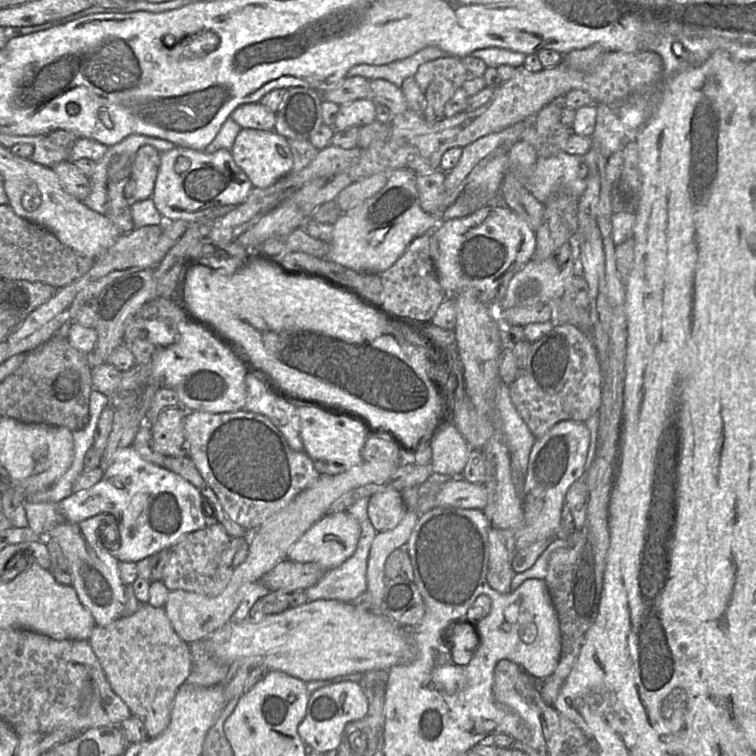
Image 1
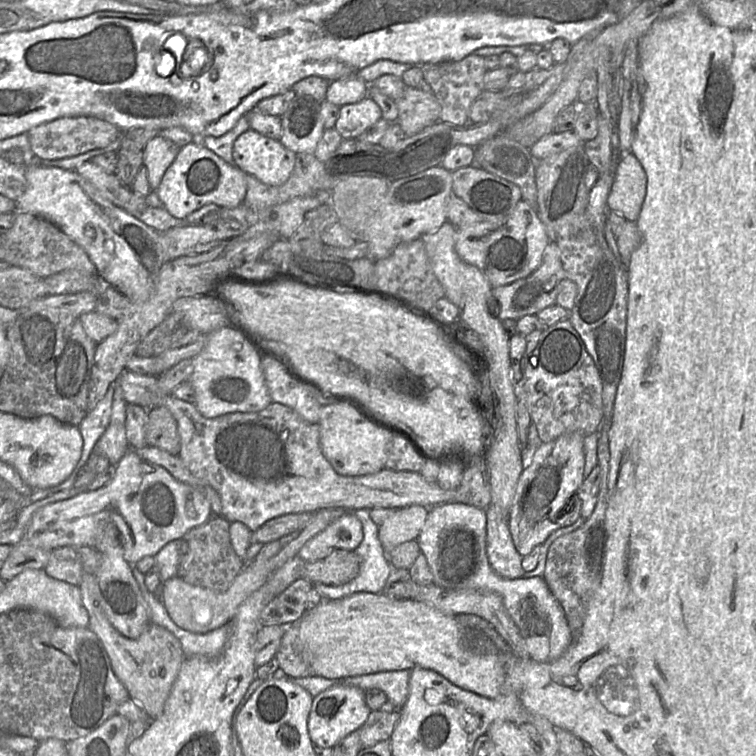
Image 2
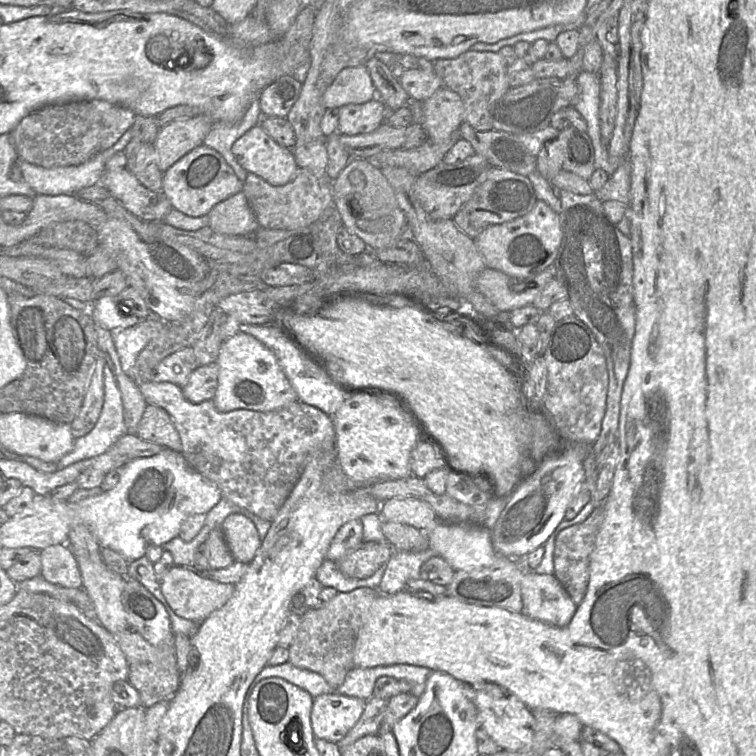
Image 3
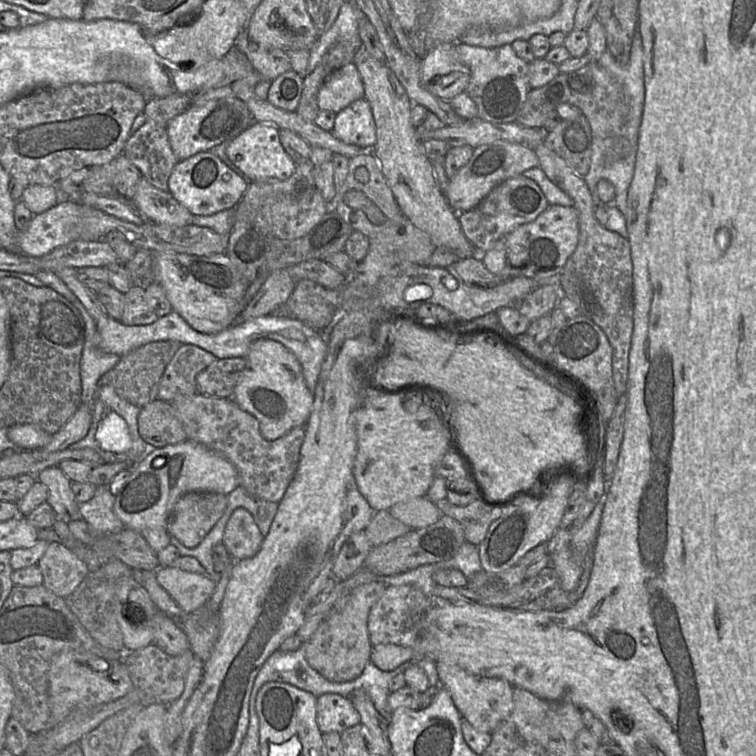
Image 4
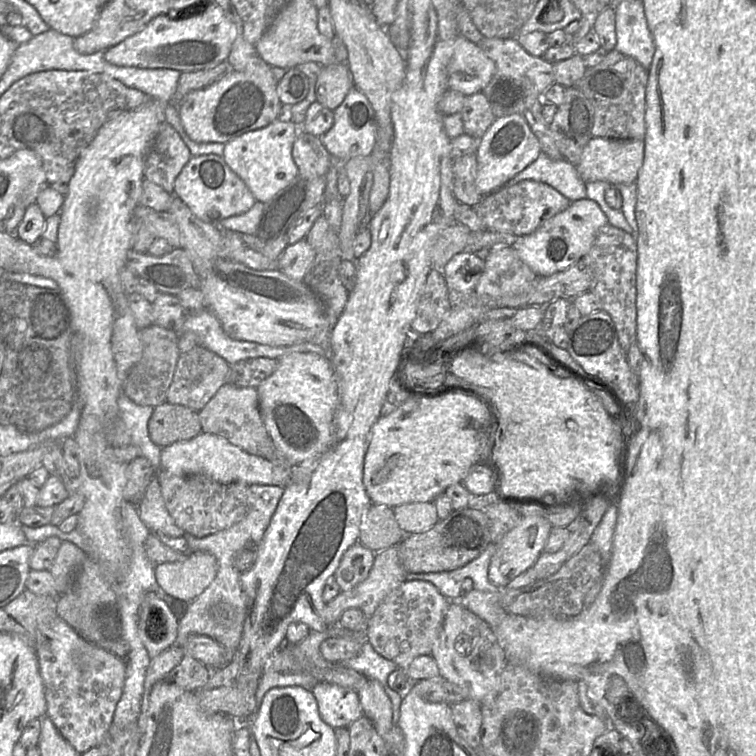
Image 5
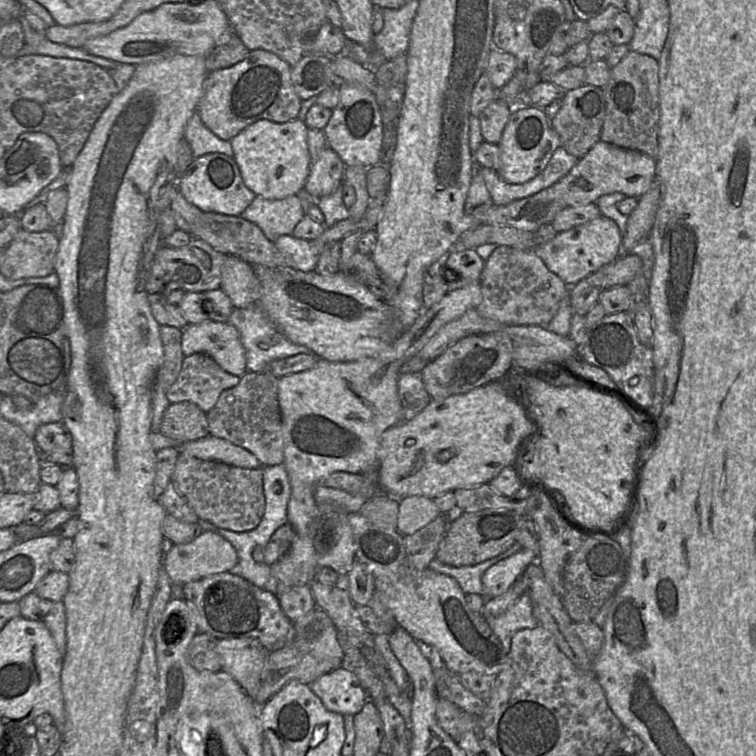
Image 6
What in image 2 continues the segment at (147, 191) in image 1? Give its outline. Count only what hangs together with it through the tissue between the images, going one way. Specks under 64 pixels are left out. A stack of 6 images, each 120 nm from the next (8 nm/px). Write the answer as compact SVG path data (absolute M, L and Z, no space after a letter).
M156 136L143 148L143 166L147 170L148 181L152 190L156 190L165 171L176 158L179 148L172 141Z

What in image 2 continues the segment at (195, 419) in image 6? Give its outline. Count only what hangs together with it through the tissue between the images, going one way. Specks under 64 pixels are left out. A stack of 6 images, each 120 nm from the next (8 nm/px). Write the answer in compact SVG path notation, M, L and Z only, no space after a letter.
M163 406L147 409L147 444L178 455L180 452L180 435L172 413Z

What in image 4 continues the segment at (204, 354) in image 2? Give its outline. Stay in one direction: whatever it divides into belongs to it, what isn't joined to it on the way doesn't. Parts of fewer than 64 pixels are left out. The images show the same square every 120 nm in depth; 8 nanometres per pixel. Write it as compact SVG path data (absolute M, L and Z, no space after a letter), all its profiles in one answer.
M258 339L252 343L245 357L247 368L231 398L257 419L263 437L278 439L291 429L306 425L313 408L314 392L306 385L296 356L276 341Z

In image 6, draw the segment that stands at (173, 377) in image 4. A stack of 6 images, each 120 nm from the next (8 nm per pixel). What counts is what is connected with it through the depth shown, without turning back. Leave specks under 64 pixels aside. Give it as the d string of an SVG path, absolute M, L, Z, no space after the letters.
M185 356L176 381L167 390L171 403L188 401L204 412L210 411L221 393L236 386L240 377L223 370L210 356Z

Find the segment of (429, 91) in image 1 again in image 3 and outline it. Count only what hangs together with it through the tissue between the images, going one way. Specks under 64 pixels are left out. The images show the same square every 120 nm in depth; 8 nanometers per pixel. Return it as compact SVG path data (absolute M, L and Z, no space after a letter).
M469 49L456 58L441 58L431 62L433 71L442 81L443 87L457 93L462 99L463 121L478 131L493 130L489 108L510 89L508 65L502 56L497 52L478 52Z

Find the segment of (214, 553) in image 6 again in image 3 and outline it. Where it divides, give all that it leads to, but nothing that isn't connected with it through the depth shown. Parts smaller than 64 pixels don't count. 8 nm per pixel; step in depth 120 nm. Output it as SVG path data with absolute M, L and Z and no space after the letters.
M173 566L160 584L162 593L175 614L196 623L203 622L214 611L223 607L235 590L235 584L203 578L197 570L183 566Z

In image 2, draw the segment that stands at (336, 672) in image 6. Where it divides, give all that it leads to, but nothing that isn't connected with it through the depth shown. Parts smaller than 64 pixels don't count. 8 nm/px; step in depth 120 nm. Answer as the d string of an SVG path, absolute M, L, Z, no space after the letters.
M334 685L313 697L308 717L308 733L314 745L333 748L347 735L362 726L372 710L366 703L365 691L349 685Z

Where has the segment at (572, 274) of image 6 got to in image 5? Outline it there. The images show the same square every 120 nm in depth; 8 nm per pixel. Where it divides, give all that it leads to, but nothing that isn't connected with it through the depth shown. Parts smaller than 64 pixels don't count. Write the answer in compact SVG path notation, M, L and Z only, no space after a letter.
M583 199L571 202L568 208L547 219L534 232L519 236L510 245L537 276L550 276L581 260L590 251L599 230L606 225L609 225L608 219L599 205Z

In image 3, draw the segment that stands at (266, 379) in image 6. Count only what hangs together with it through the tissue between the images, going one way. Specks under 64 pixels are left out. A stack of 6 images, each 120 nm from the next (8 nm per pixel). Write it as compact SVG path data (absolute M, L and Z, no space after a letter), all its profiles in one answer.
M147 381L138 387L147 404L161 407L170 415L182 442L182 454L189 466L213 482L223 498L271 522L299 480L309 457L317 450L333 451L334 448L332 417L298 400L270 412L246 409L221 412L212 399L200 403L188 401L182 388L172 382Z

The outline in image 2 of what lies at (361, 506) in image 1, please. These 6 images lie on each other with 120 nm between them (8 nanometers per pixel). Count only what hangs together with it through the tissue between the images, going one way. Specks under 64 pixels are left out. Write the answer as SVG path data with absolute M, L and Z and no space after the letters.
M368 508L351 511L363 526L363 539L354 550L361 559L359 574L341 585L315 584L323 600L335 600L358 592L380 593L386 588L391 564L379 539L379 526L370 517Z

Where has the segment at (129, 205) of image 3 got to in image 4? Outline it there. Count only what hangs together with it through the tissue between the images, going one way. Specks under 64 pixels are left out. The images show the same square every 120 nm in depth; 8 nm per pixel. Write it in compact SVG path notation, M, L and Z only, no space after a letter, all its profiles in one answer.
M144 177L136 184L131 203L155 224L184 227L193 225L193 216L169 191L151 185Z

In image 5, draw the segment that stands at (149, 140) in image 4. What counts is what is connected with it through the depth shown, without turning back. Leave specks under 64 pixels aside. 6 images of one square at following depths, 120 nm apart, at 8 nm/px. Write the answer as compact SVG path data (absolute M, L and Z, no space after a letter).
M165 121L161 124L152 146L145 157L144 177L165 191L173 193L175 179L191 157L190 150L180 134L169 122Z

